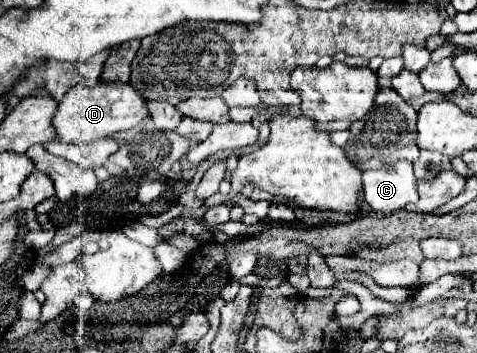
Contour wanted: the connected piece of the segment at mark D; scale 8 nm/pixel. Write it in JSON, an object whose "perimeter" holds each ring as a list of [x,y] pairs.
{"perimeter":[[[99,83],[95,87],[73,87],[59,103],[59,109],[53,117],[57,137],[65,143],[89,143],[93,139],[111,137],[115,131],[131,129],[141,119],[145,119],[147,103],[129,83]]]}

